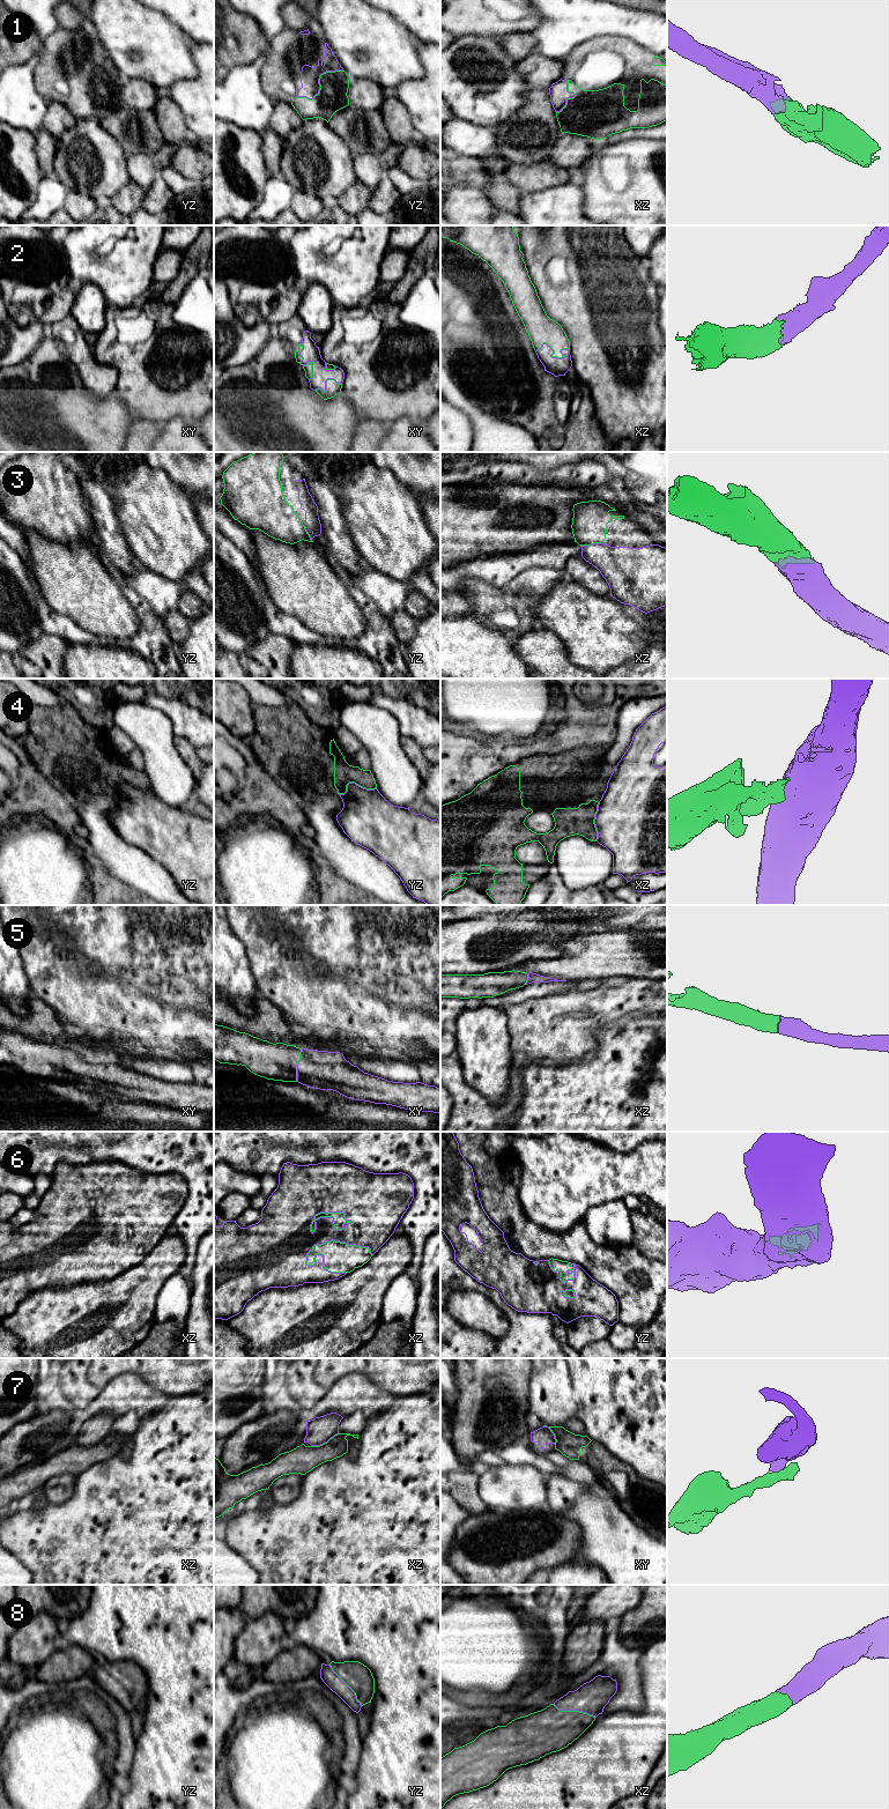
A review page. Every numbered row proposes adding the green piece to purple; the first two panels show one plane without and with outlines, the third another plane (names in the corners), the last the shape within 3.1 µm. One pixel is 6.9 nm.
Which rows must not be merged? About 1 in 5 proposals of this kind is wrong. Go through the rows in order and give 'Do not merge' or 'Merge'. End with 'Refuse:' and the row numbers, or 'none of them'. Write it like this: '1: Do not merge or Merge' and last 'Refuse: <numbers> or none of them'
1: Merge
2: Merge
3: Merge
4: Do not merge
5: Merge
6: Merge
7: Do not merge
8: Merge
Refuse: 4, 7

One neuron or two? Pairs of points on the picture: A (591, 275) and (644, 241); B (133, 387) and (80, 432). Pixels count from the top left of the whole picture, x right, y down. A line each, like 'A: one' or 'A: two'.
A: two
B: two

